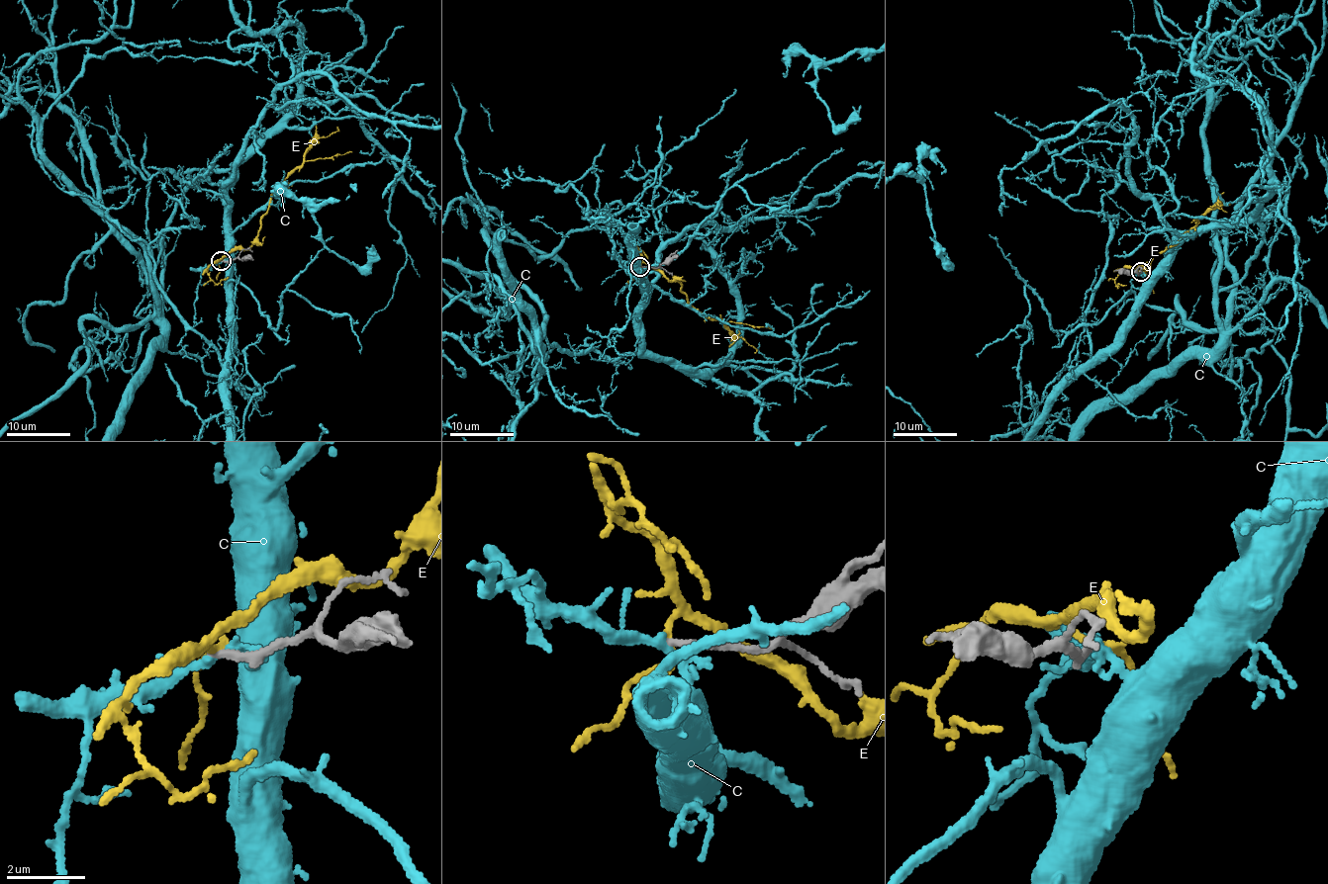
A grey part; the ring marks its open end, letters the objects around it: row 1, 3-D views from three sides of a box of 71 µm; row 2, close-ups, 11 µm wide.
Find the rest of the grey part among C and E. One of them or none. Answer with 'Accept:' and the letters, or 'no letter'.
Accept: no letter

